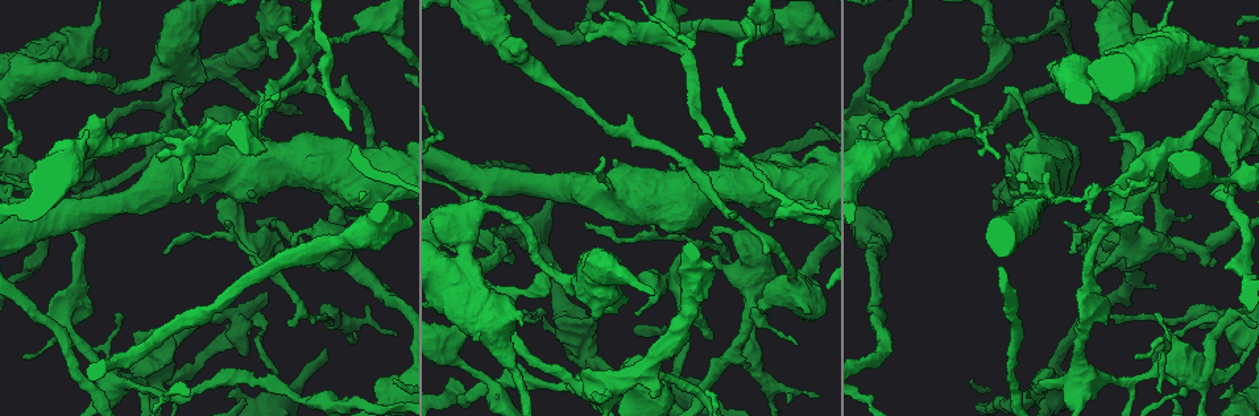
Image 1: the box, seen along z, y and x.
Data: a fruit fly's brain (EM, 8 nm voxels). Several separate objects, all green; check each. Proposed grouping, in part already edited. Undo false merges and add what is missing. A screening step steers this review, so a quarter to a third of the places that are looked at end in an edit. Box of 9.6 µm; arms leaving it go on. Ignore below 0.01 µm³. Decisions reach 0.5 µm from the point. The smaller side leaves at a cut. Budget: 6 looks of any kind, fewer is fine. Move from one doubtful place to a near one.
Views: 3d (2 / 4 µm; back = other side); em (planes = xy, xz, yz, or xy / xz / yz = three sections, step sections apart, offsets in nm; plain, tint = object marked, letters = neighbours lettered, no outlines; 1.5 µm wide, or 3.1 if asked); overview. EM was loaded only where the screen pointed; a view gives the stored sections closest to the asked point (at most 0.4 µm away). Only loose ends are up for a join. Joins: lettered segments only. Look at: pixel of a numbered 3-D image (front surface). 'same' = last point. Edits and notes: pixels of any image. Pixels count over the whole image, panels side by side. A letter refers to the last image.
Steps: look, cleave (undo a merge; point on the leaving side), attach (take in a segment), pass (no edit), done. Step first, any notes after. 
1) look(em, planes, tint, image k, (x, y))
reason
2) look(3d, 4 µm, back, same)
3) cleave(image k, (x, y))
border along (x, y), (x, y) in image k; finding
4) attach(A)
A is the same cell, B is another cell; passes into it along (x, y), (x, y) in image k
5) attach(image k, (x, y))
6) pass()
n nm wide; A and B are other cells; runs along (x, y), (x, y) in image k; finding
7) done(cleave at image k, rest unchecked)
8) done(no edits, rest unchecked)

look(em, yz, step 8, letters, image 1, (583, 373))
thick end

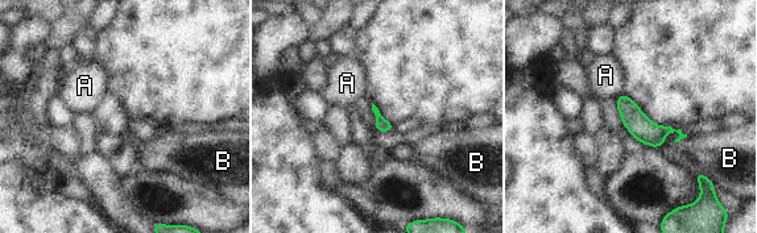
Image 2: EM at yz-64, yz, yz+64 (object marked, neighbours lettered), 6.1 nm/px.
pass()
A and B are other cells; border along (623, 92), (616, 99) in image 2; no lettered segment goes on from it

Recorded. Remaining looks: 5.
look(em, planes, tint, image 1, (468, 215))
sudden change in width

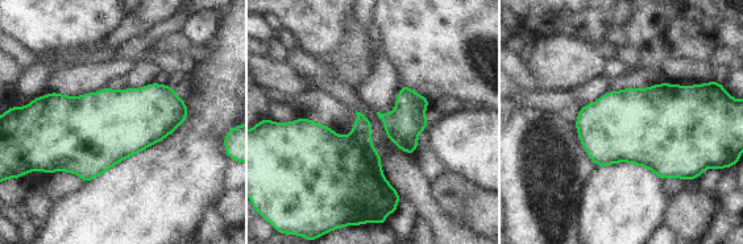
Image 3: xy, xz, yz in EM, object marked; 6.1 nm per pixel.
look(em, planes, letters, same)

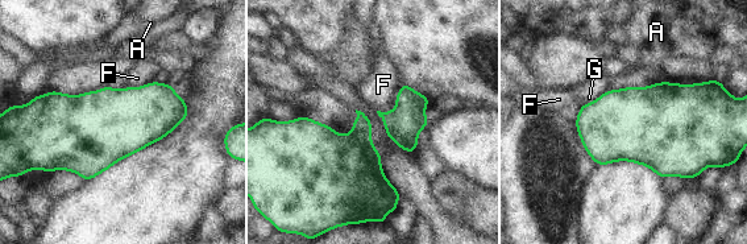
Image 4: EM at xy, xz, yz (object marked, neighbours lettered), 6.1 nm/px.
pass()
A, F and G are other cells; border along (608, 89), (593, 100), (581, 104) in image 4; all the same cell

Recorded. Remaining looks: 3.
look(em, xz, step 8, letters, image 1, (1135, 360))
tapers out

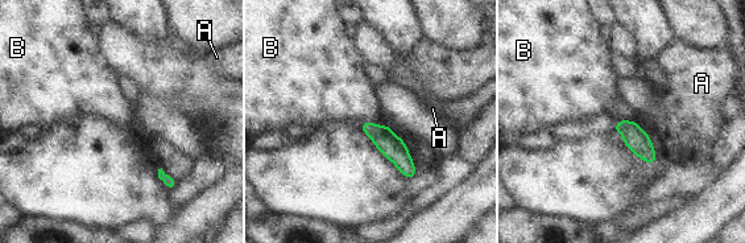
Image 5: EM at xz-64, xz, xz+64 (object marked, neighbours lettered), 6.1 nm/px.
look(em, xy, step 8, letters, same)

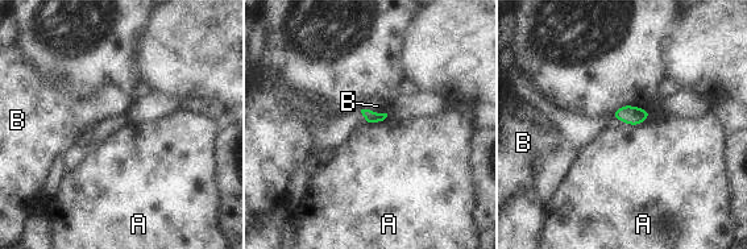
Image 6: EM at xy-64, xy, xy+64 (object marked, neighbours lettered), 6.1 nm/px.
pass()
A and B are other cells; border along (651, 115), (639, 124), (611, 119) in image 6; none of them fits

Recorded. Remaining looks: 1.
done(no edits, rest unchecked)

